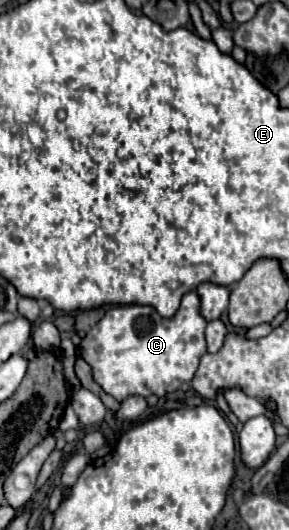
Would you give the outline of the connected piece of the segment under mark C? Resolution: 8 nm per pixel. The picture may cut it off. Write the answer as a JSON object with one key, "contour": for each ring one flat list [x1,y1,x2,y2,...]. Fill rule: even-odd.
{"contour":[[196,291,182,297,176,315,170,319,160,317,150,305,120,305,108,309,86,333,82,339,82,357,92,365,96,383,118,401,124,401,128,395,166,397,194,377,200,357,206,353,204,329,206,319,200,313]]}

